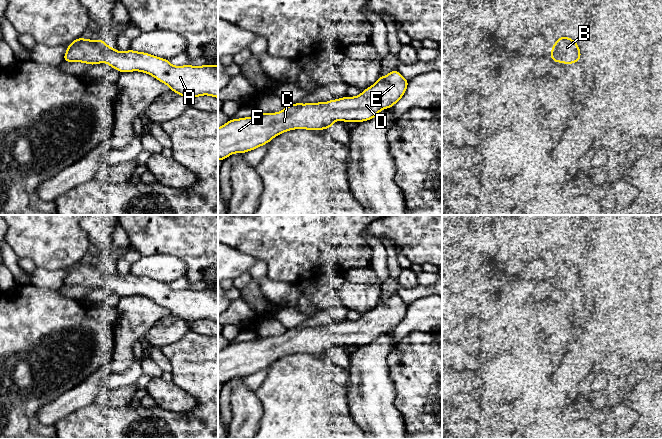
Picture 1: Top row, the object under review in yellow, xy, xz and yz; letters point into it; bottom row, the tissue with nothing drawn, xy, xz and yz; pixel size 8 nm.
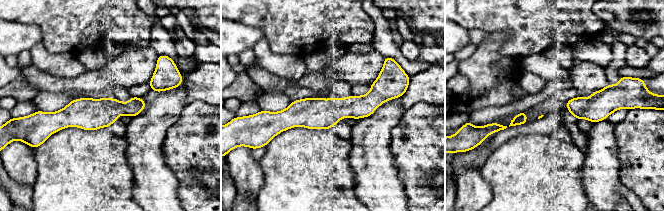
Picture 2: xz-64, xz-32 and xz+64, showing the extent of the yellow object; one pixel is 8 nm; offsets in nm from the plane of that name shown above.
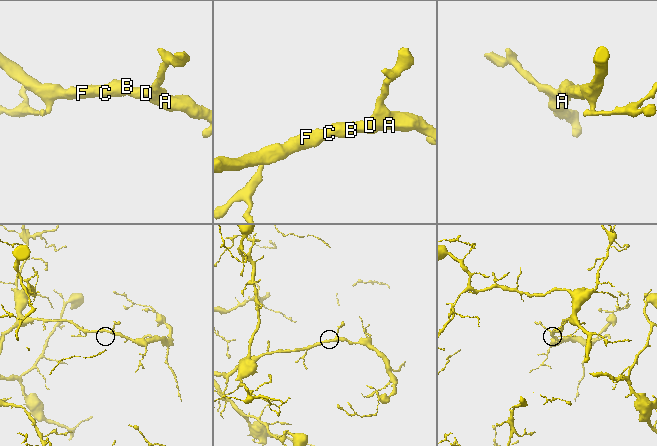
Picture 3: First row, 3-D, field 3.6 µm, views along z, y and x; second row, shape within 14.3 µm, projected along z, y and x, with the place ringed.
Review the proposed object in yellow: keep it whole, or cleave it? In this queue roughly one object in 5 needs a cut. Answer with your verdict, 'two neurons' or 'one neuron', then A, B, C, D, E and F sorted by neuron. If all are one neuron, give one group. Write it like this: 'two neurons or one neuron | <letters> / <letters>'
one neuron | A B C D E F

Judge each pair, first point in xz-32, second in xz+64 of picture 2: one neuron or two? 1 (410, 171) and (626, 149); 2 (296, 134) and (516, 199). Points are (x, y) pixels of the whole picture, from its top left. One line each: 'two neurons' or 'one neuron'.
1: one neuron
2: one neuron

